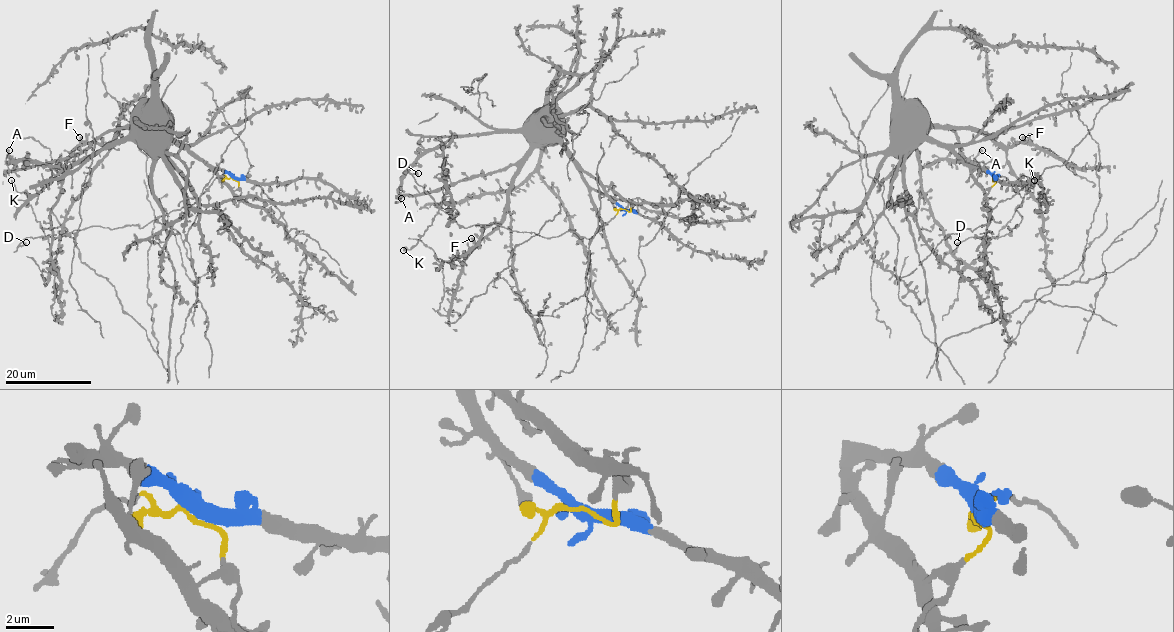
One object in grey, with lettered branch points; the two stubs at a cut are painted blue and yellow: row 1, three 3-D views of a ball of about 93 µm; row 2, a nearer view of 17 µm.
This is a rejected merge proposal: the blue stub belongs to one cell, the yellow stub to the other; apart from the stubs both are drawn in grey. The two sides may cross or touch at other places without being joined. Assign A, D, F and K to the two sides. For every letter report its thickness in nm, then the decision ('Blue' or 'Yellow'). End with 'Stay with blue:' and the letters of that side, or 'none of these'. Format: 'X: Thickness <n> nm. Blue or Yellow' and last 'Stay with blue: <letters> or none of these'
A: Thickness 360 nm. Blue
D: Thickness 400 nm. Yellow
F: Thickness 550 nm. Blue
K: Thickness 240 nm. Yellow
Stay with blue: A, F

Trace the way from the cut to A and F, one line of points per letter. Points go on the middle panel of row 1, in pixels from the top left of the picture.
A: (625, 210), (555, 140), (535, 140), (524, 132), (450, 138), (428, 149), (402, 180), (398, 189), (401, 198)
F: (625, 210), (557, 142), (541, 142), (528, 154), (513, 182), (509, 207), (501, 223), (478, 241), (471, 238)

